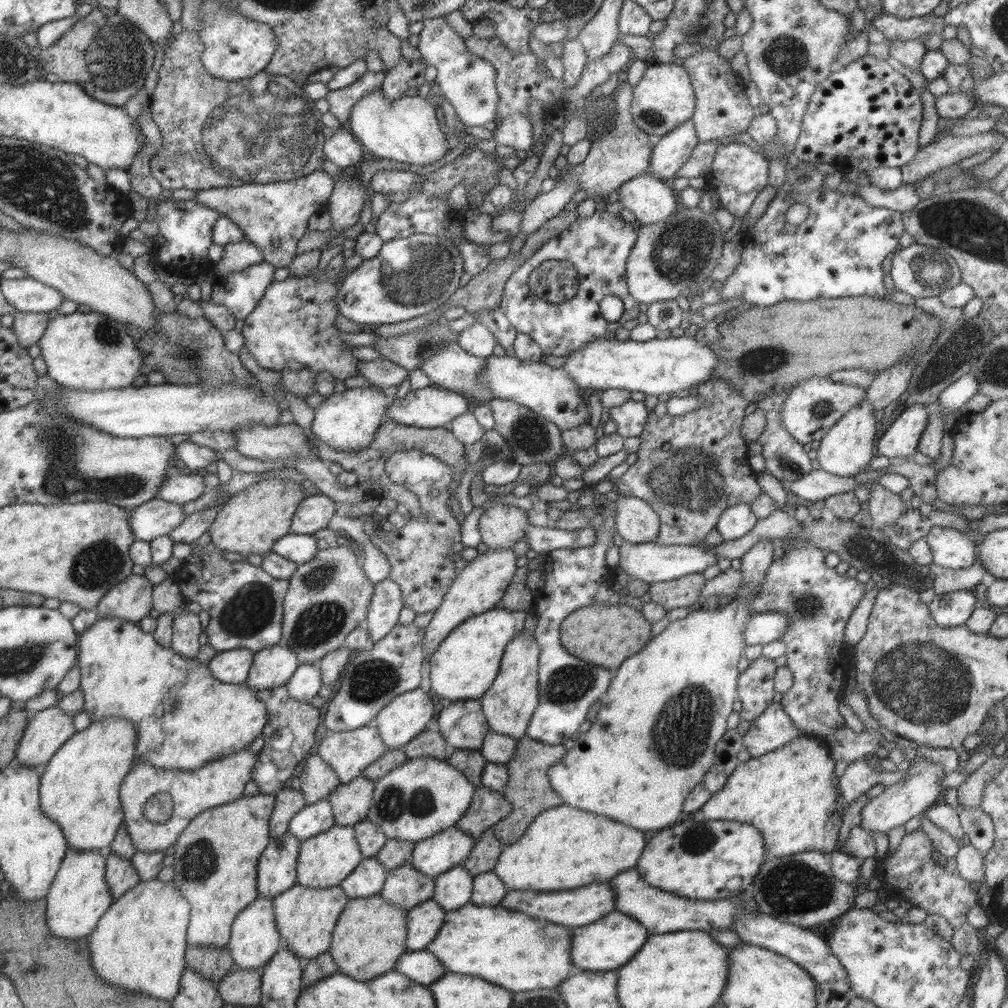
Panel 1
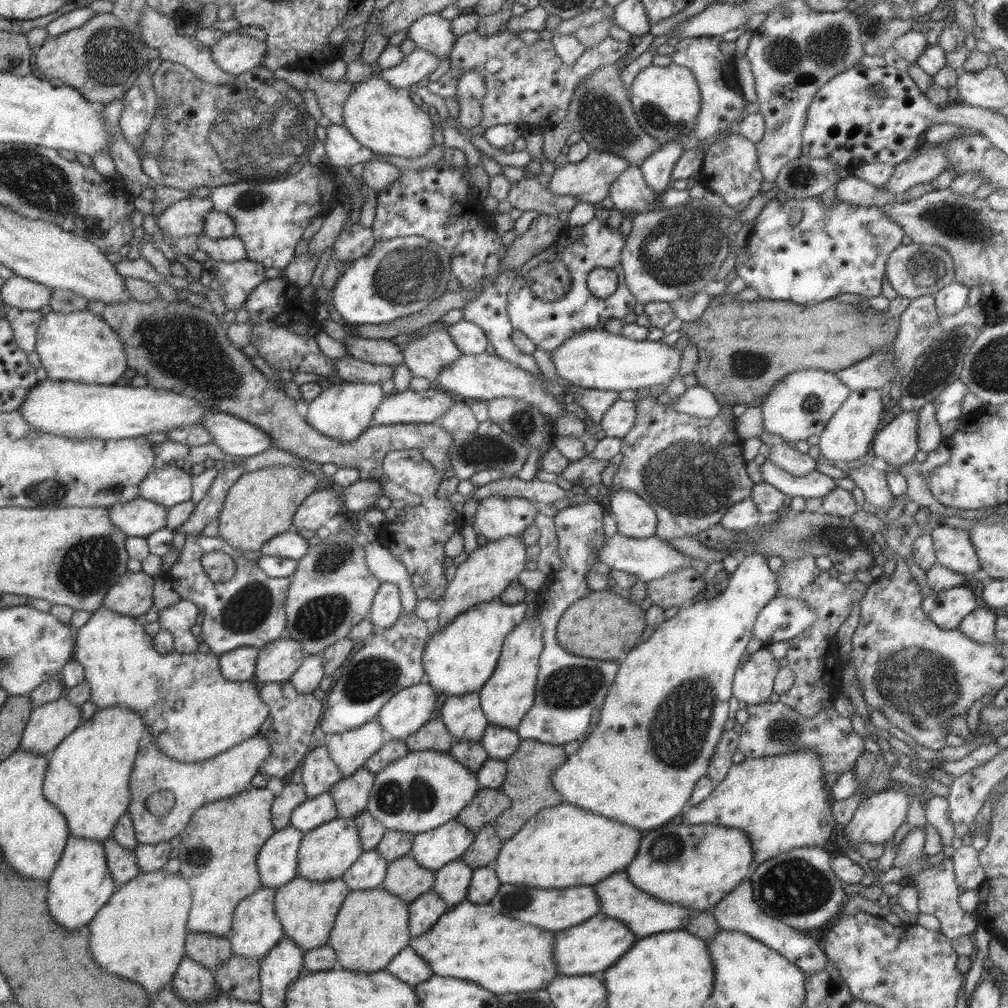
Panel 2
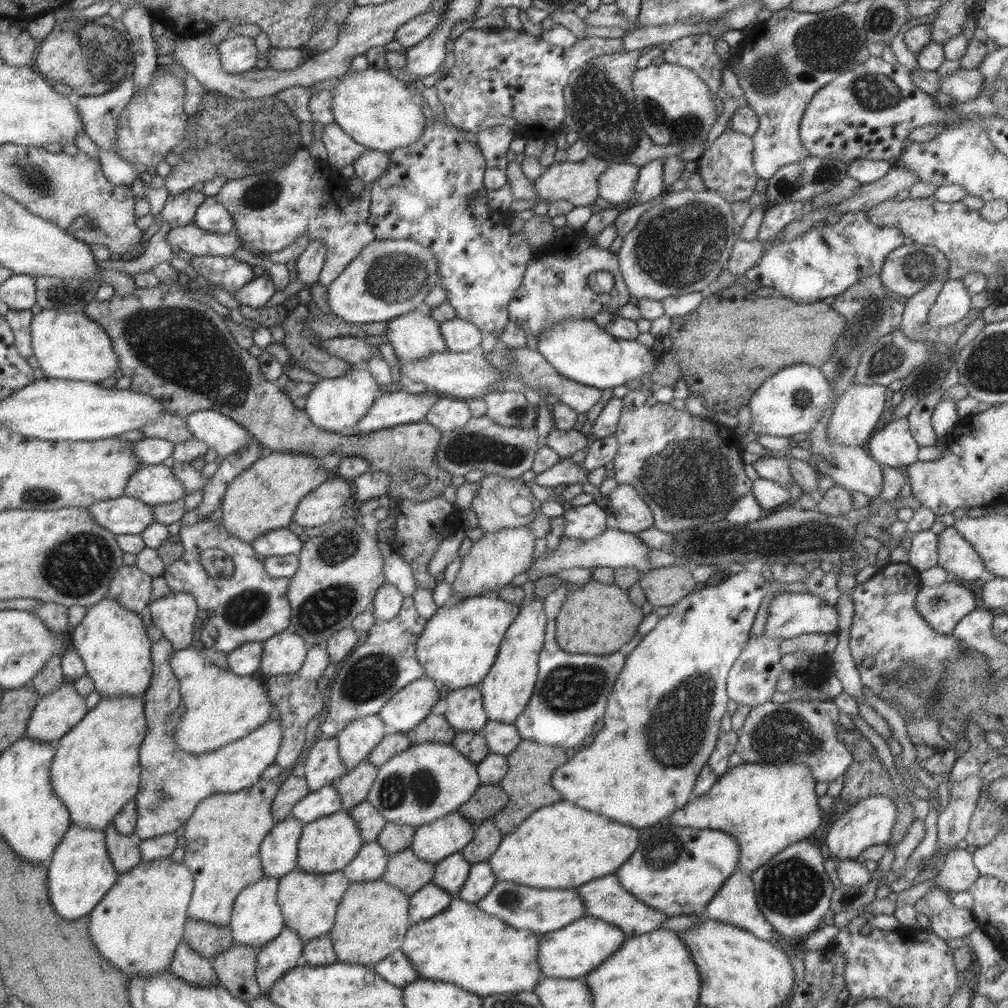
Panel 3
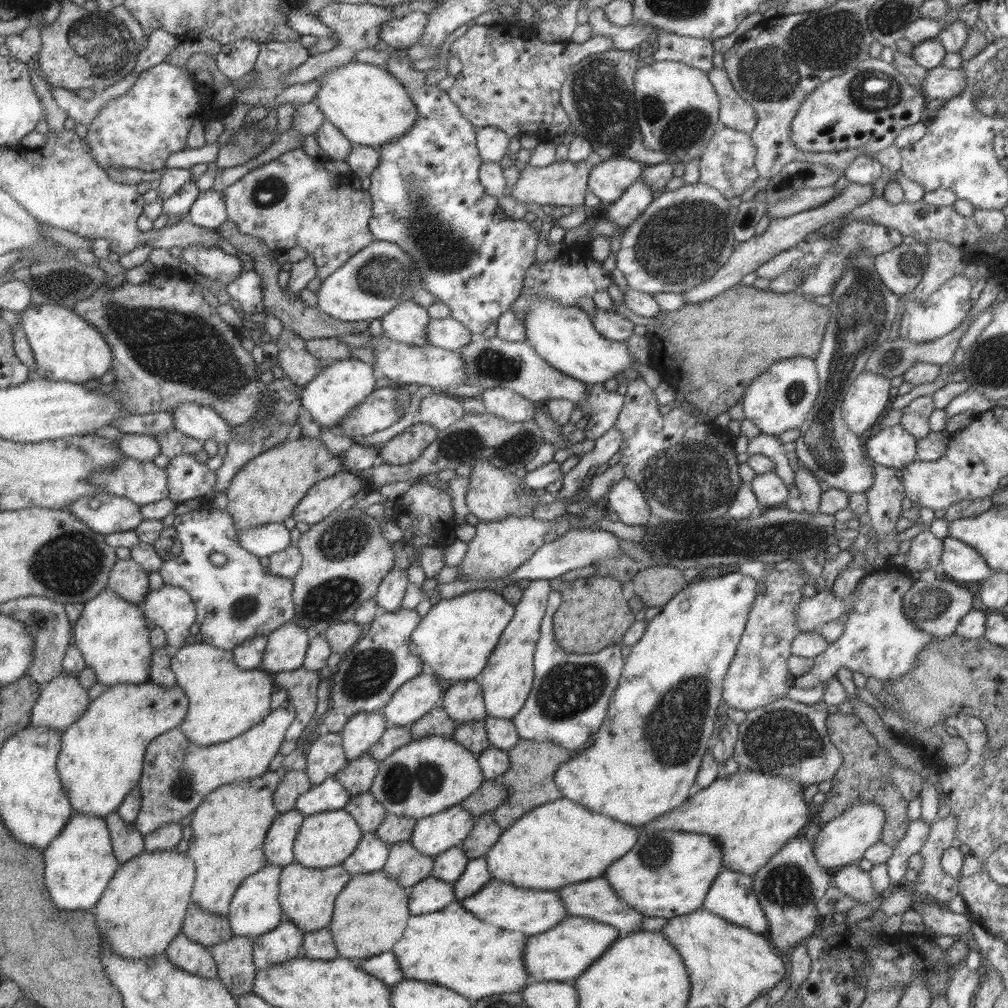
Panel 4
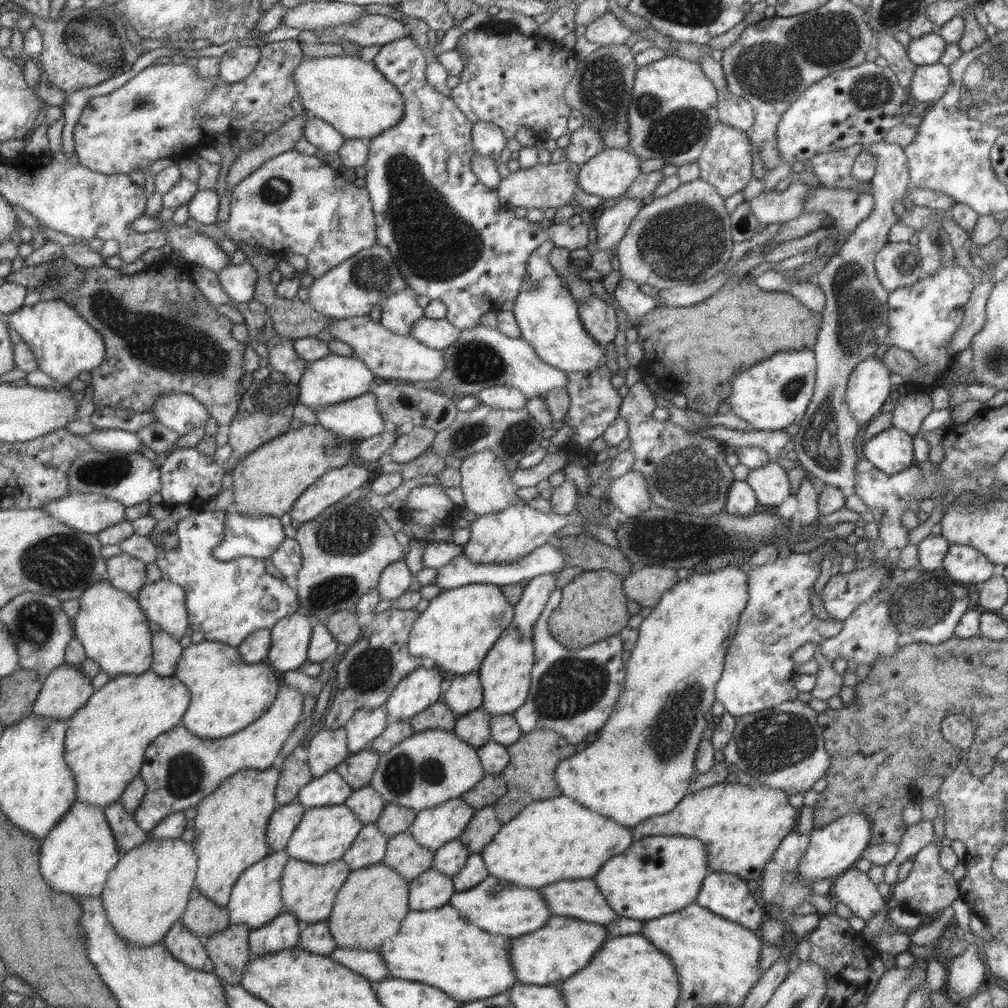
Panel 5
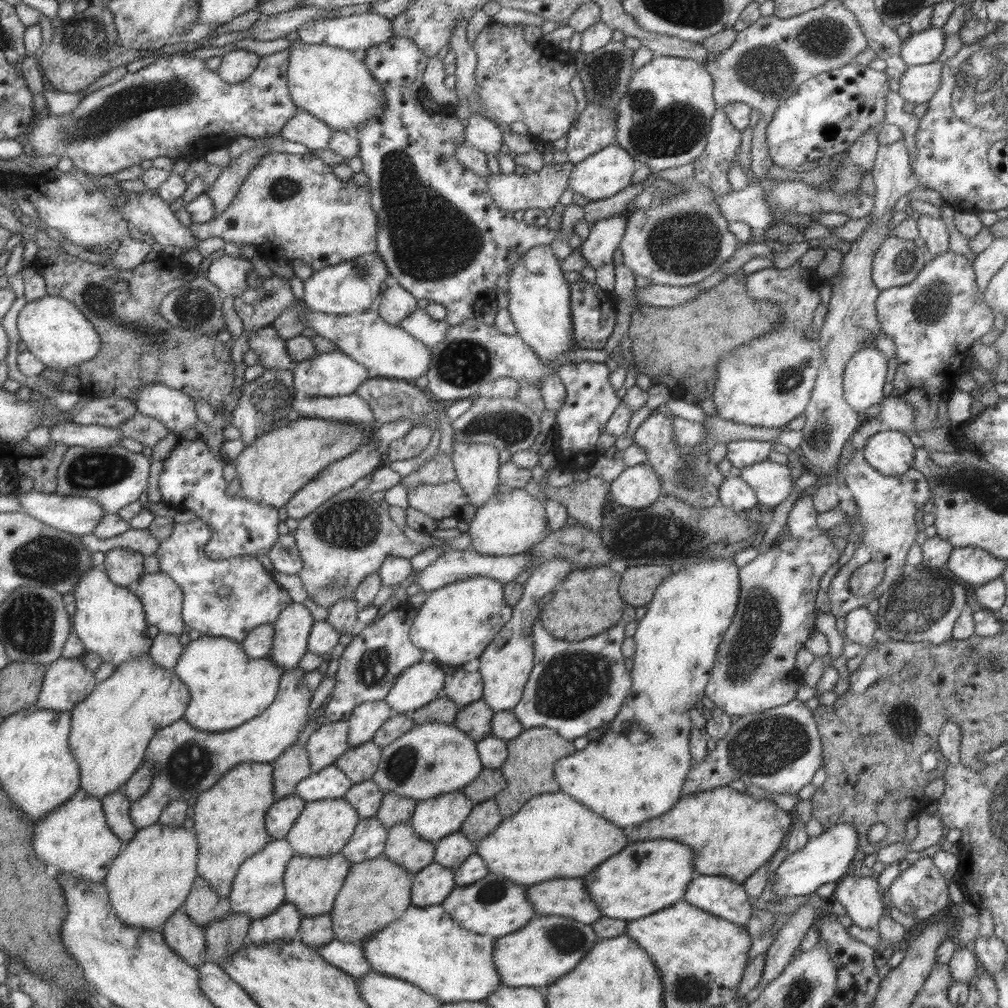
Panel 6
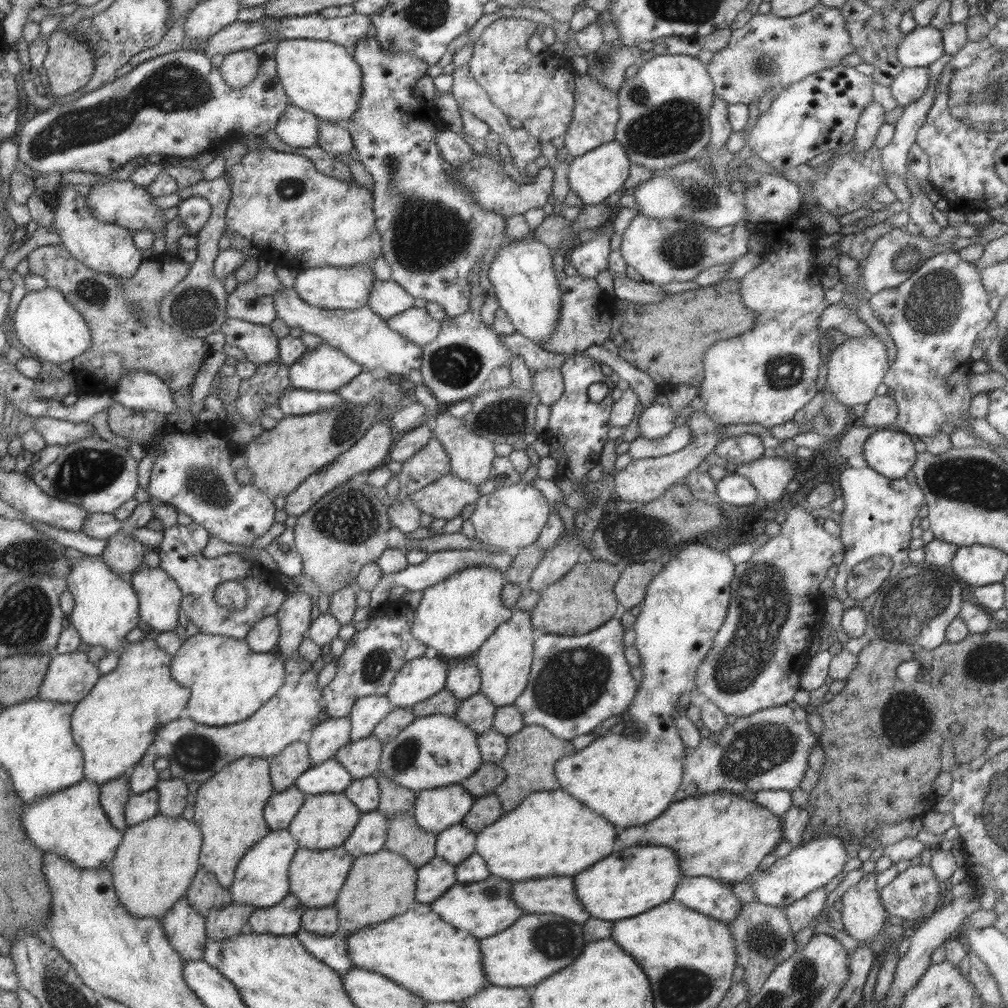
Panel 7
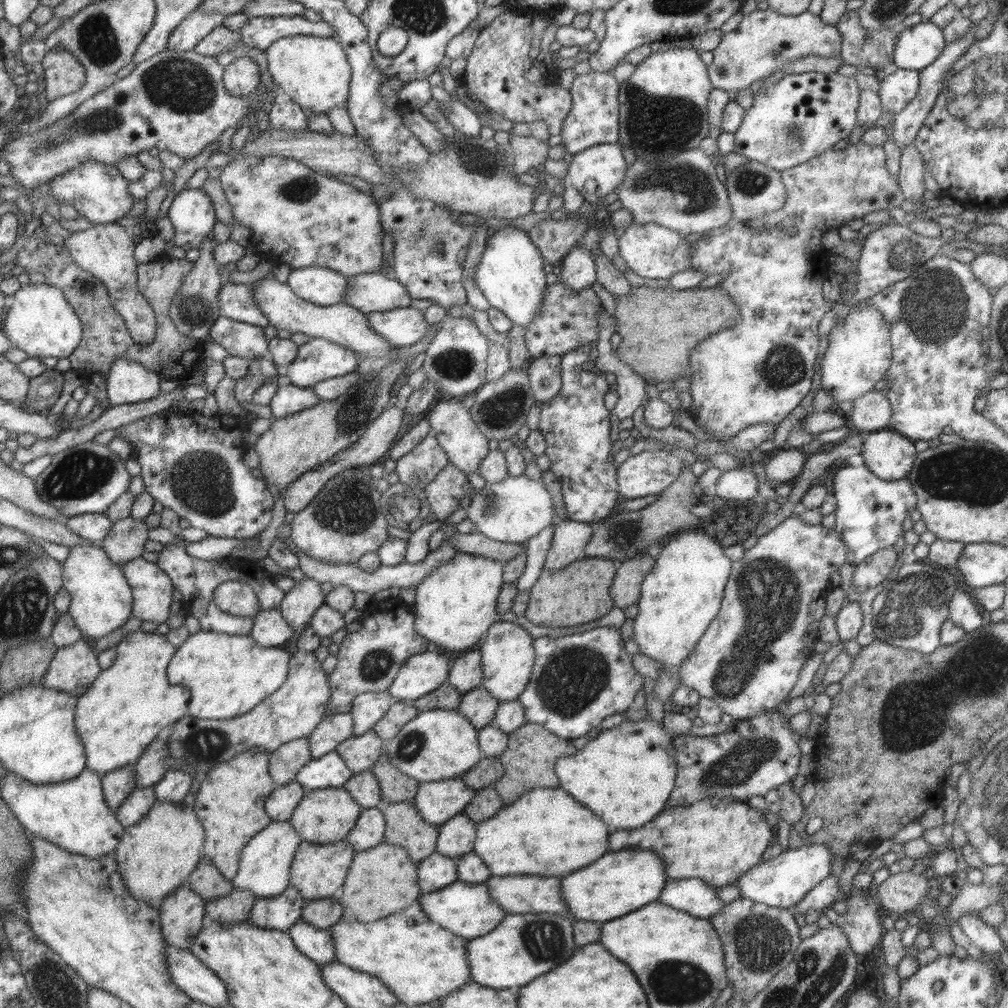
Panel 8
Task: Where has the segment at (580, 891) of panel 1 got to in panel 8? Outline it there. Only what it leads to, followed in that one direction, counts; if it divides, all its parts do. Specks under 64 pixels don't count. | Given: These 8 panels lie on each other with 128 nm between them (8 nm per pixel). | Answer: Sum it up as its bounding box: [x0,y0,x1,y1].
[416,880,506,939]

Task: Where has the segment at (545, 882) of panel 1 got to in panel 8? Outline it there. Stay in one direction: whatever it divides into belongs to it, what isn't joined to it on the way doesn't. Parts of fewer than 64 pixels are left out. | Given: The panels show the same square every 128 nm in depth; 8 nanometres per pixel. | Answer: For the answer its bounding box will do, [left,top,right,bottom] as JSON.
[473,787,607,876]

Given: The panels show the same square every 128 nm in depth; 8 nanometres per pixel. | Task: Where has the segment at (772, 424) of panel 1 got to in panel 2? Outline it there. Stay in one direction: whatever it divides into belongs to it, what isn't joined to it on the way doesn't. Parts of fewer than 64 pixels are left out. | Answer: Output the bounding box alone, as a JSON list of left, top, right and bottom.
[758,430,815,477]

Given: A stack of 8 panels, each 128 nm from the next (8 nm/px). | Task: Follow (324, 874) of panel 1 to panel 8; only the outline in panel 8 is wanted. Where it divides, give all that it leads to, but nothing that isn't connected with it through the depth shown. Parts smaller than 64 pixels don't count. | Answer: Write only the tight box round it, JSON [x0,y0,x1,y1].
[288,787,360,844]

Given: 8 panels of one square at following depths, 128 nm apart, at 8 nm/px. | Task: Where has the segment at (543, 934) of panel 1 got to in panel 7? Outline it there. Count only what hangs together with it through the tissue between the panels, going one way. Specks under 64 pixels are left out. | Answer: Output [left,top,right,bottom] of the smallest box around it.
[345,901,488,1004]

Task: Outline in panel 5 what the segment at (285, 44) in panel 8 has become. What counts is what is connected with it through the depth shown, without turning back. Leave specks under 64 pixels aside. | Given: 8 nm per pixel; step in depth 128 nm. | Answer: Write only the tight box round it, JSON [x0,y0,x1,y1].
[292,56,404,144]

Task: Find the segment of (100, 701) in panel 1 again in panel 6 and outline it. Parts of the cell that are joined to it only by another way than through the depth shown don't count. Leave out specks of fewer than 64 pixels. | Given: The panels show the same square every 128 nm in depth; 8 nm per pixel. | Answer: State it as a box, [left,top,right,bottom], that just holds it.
[70,568,283,732]

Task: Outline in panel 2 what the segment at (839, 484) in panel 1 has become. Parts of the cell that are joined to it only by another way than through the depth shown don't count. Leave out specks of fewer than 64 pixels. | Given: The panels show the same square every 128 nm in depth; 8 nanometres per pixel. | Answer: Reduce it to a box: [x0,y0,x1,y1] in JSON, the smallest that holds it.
[760,458,836,498]

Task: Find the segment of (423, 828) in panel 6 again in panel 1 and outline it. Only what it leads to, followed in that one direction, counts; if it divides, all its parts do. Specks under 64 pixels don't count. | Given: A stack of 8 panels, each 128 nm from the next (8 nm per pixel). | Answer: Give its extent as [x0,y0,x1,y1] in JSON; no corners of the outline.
[409,826,474,878]

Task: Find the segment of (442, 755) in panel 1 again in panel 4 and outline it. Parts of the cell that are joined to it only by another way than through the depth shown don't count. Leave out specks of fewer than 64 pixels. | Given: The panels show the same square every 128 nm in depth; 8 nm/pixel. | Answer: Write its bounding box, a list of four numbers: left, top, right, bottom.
[407,707,458,739]

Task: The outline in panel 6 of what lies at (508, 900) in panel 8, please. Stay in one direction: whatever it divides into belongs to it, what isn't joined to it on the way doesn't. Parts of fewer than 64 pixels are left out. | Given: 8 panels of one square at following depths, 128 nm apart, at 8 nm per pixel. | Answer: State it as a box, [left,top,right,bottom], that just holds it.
[525,878,601,925]

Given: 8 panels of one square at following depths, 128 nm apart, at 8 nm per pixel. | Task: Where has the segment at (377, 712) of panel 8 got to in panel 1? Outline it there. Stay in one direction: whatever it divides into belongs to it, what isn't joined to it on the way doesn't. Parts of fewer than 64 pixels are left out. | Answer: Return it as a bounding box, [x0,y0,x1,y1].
[316,723,387,784]

